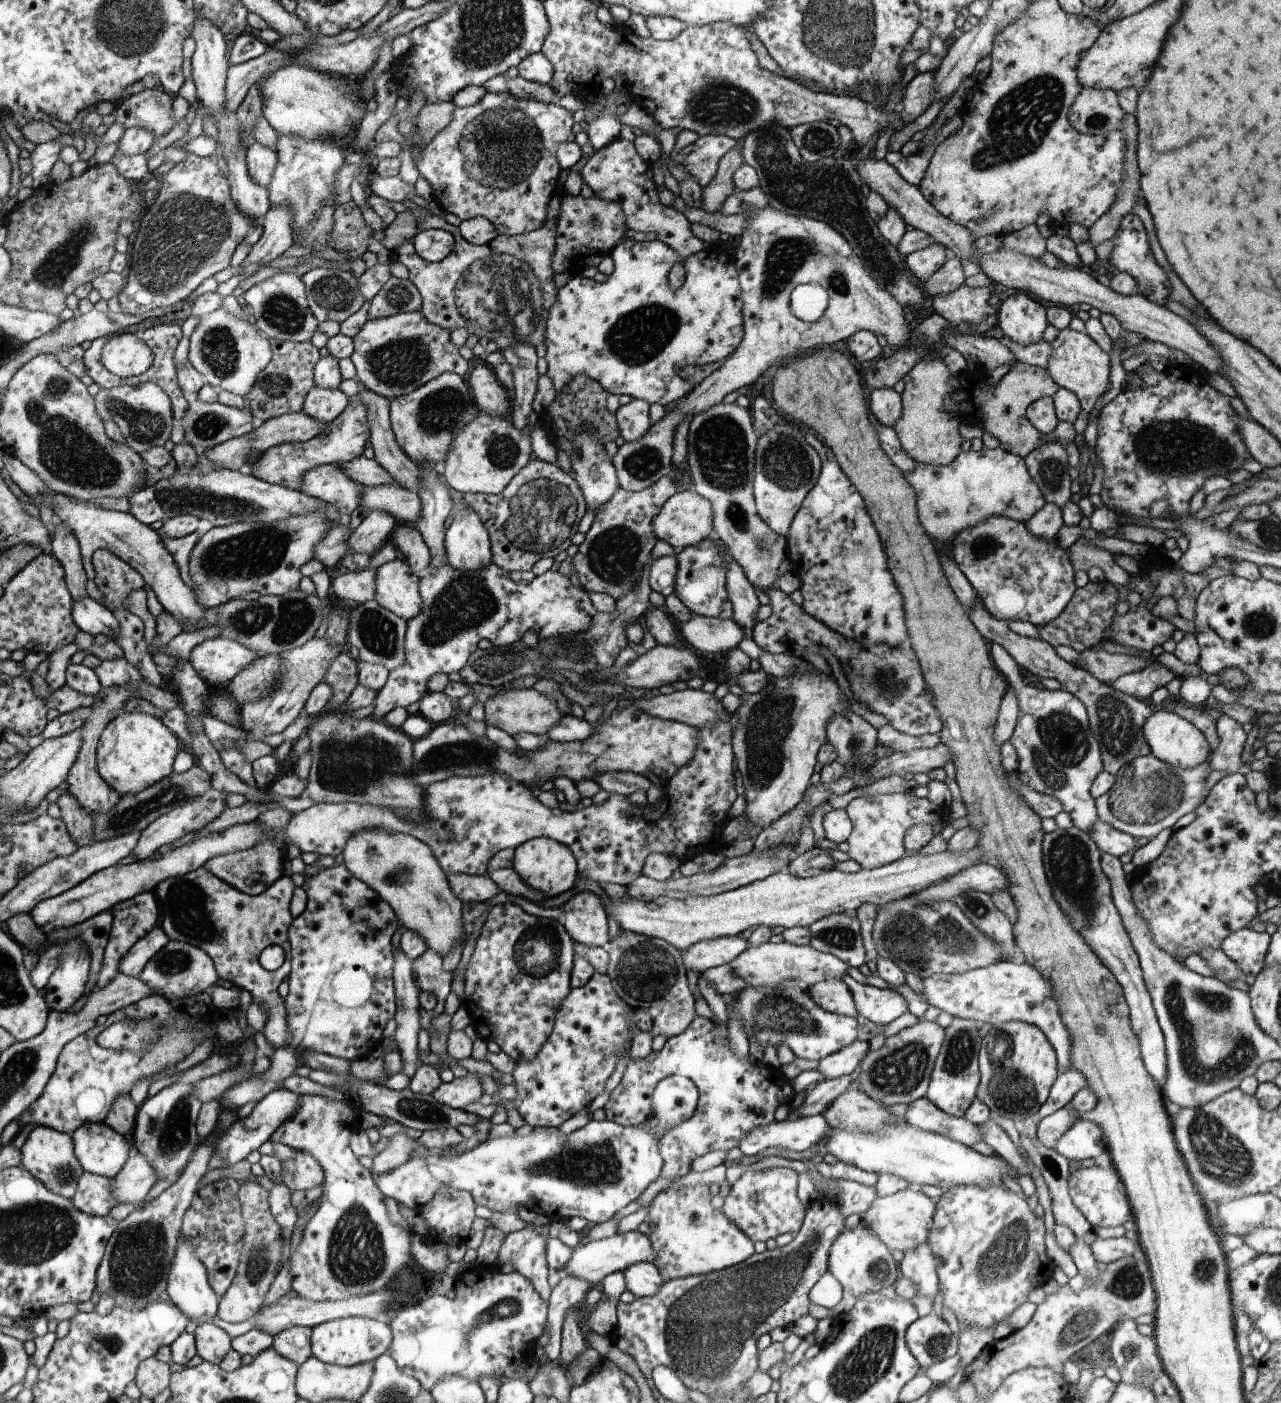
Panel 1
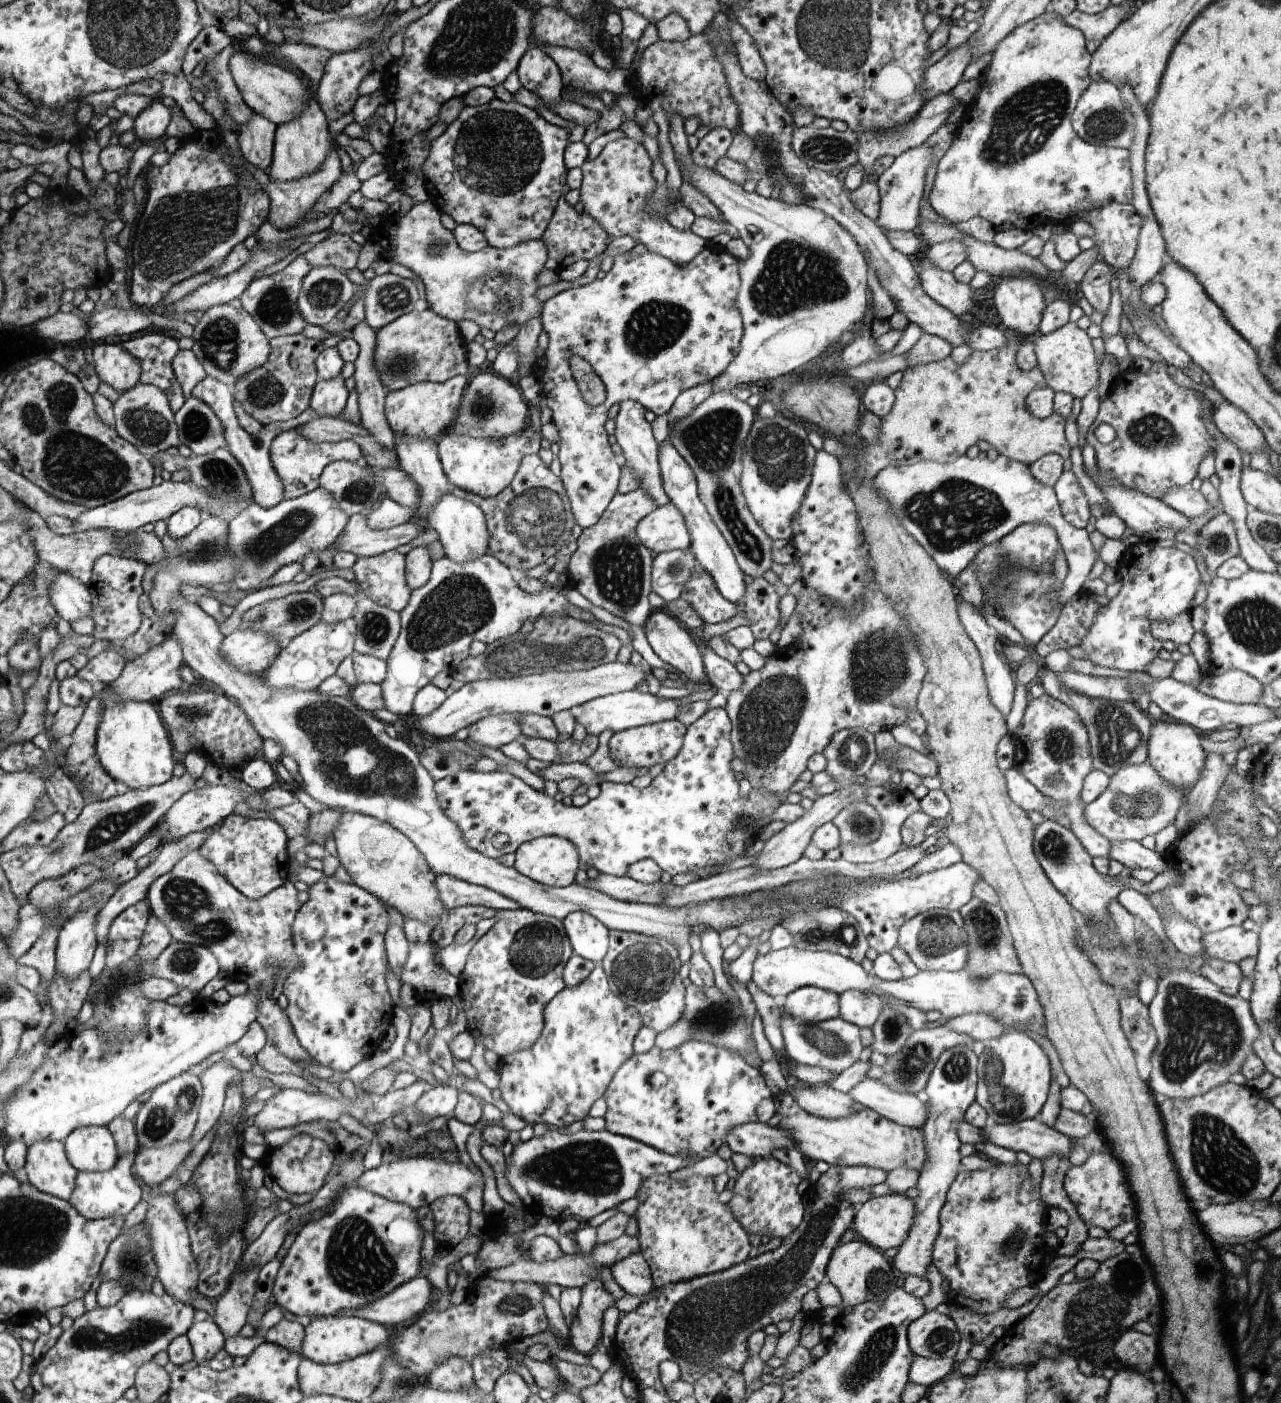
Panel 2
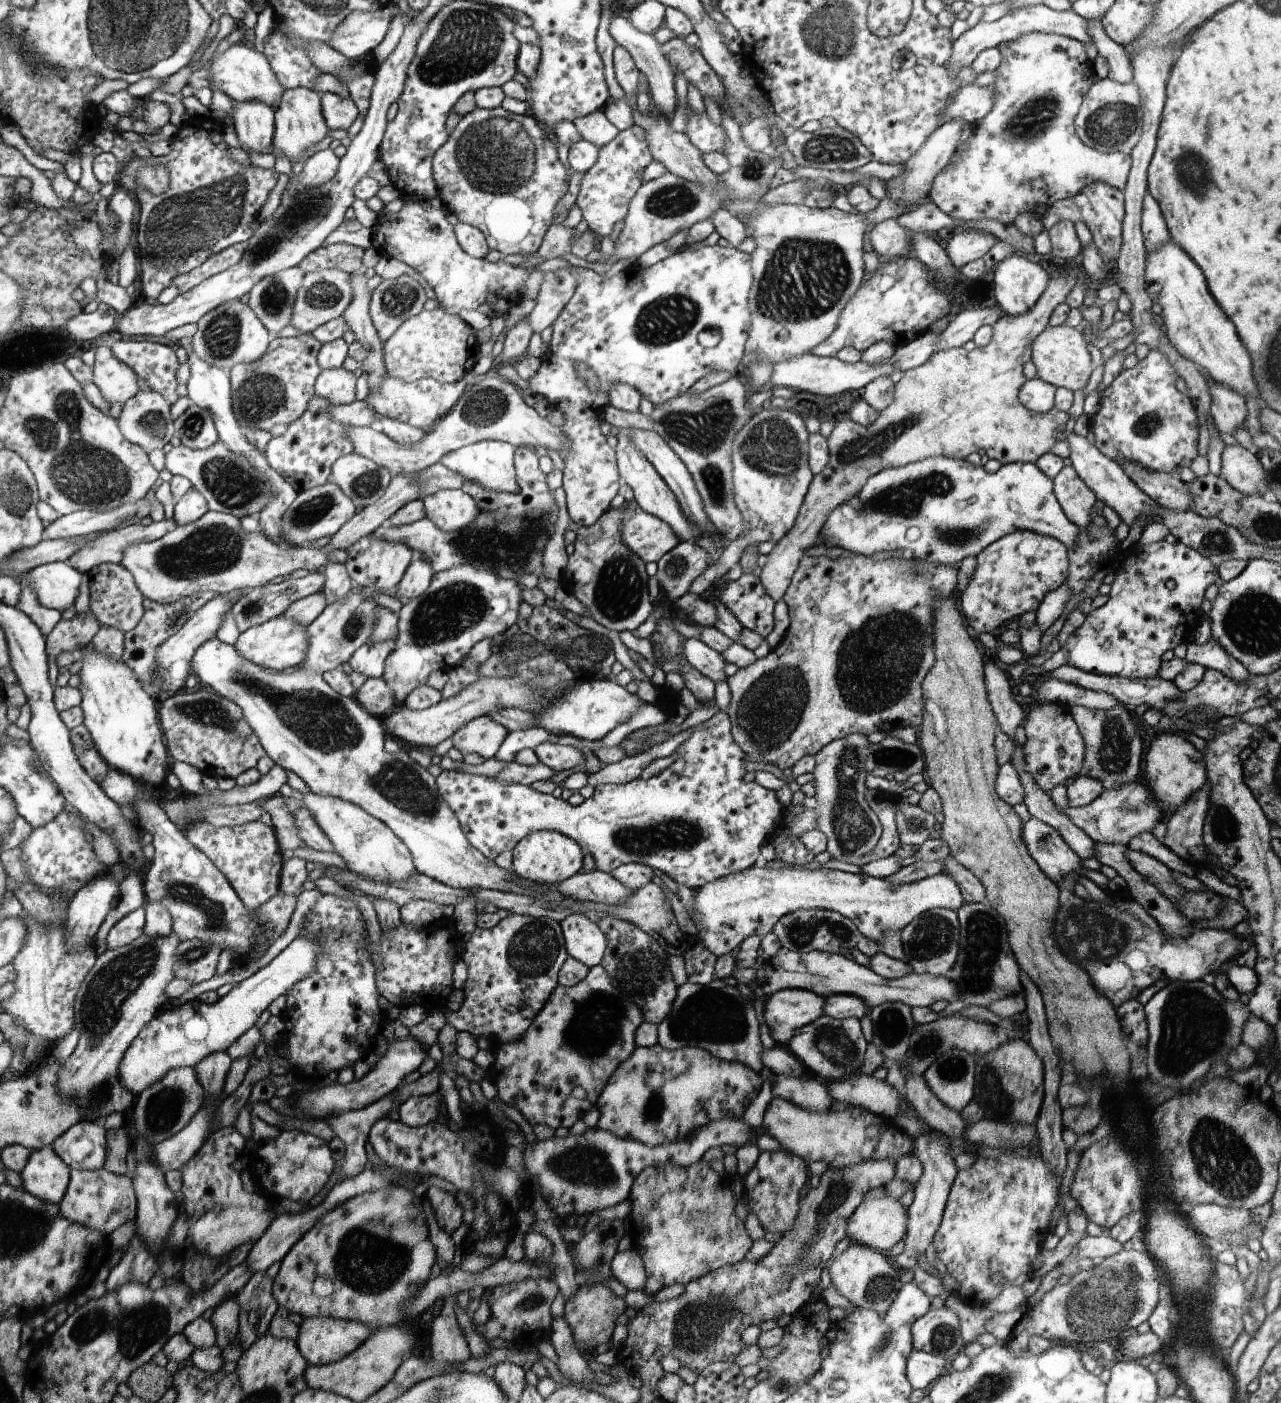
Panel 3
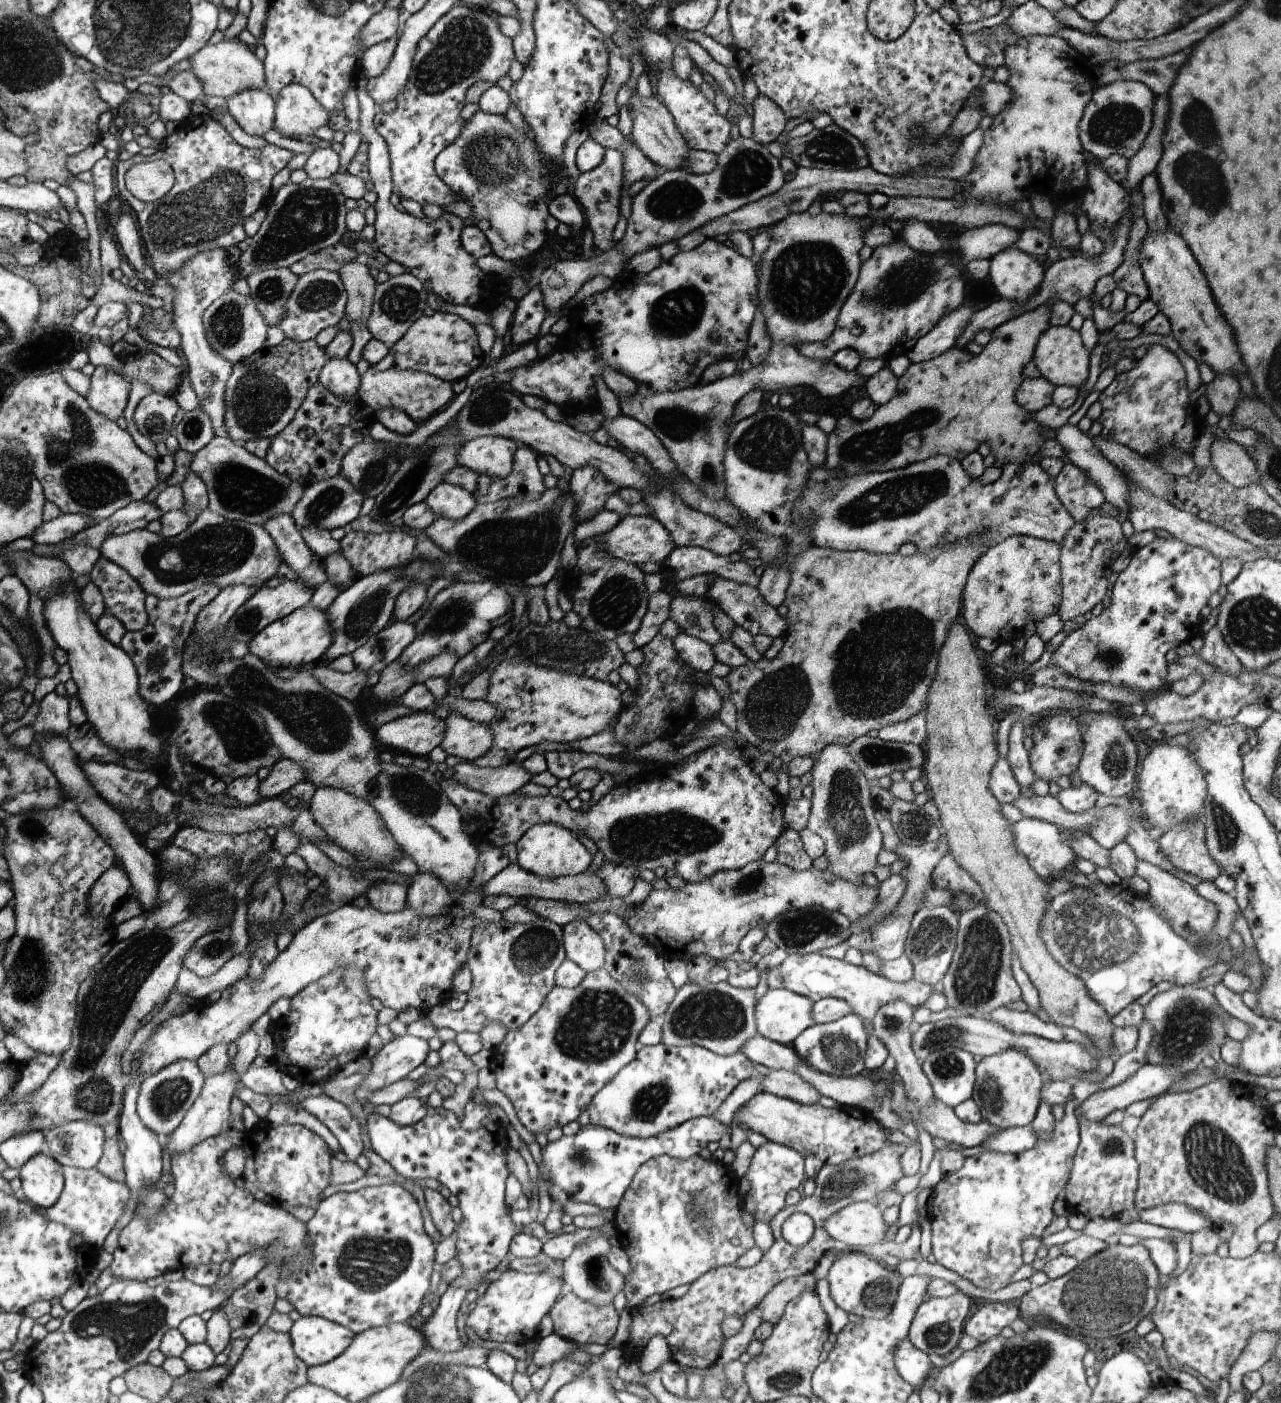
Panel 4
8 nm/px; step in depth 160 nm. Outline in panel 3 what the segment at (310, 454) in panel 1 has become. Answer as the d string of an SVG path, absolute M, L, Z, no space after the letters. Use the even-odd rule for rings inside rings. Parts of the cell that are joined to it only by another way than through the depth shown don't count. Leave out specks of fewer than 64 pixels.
M315 395L308 403L304 414L288 425L288 428L278 437L272 437L265 446L265 455L268 462L271 463L274 470L279 471L287 482L296 486L298 492L313 489L314 487L323 485L331 476L331 469L340 457L352 454L354 452L354 444L348 436L347 428L349 426L340 424L330 418L327 410L332 406L326 399Z

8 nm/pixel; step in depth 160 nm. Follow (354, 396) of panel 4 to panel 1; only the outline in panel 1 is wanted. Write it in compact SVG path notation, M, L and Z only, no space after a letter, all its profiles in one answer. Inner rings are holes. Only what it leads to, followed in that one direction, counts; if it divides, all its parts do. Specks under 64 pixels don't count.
M315 387L307 394L302 411L326 425L337 422L339 414L347 409L348 402L348 397L339 389Z

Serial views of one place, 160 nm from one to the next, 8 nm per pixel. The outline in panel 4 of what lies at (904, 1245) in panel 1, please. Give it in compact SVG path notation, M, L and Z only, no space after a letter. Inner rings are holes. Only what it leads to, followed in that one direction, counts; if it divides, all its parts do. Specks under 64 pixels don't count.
M857 1202L825 1221L828 1234L839 1244L862 1248L880 1244L890 1227L882 1217L884 1208L875 1202Z

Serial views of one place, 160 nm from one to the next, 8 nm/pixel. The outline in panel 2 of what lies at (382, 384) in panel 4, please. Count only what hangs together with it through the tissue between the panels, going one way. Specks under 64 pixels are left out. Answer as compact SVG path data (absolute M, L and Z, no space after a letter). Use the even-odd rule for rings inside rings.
M456 375L446 382L424 381L390 391L385 398L385 415L390 428L396 437L416 437L439 442L440 436L450 428L468 385L468 376Z

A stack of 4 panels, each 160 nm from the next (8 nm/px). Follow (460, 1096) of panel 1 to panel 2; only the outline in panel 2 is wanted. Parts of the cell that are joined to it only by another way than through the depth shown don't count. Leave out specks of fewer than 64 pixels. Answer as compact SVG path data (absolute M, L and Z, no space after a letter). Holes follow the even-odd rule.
M437 1086L425 1092L414 1104L432 1118L453 1116L458 1104L459 1090L456 1087Z

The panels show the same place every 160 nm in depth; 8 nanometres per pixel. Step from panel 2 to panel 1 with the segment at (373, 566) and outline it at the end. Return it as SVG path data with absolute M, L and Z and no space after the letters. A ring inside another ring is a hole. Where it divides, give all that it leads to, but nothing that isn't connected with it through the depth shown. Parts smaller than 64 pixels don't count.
M398 555L377 568L374 600L407 622L423 609L423 595L419 591L421 583L410 564Z

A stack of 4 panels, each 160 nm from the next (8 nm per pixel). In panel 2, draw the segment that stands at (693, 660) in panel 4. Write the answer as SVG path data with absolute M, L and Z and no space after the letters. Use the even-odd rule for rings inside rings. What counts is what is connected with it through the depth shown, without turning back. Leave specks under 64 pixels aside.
M710 647L701 655L709 686L715 686L719 692L729 694L743 685L745 676L736 669L735 664L718 656Z

